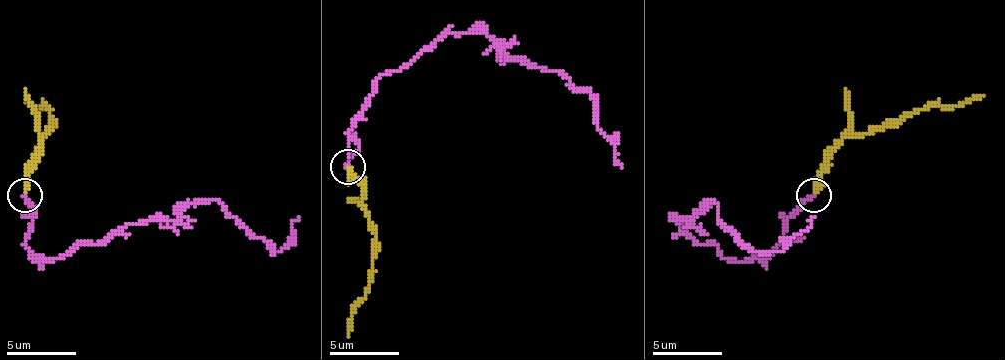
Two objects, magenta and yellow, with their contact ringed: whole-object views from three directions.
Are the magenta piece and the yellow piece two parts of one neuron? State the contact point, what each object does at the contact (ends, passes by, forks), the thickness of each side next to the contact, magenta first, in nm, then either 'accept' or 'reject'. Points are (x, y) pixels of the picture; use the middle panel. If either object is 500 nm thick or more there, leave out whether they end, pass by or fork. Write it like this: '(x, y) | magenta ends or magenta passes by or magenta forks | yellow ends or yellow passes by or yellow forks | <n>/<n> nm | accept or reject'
(347, 166) | magenta ends | yellow ends | 200/360 nm | reject

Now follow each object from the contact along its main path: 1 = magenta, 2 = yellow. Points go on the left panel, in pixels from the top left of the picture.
1: (25, 196), (36, 217), (25, 244), (49, 261), (191, 203), (215, 199), (274, 251), (298, 217)
2: (25, 192), (39, 137), (53, 127), (46, 106), (32, 106), (25, 96)

